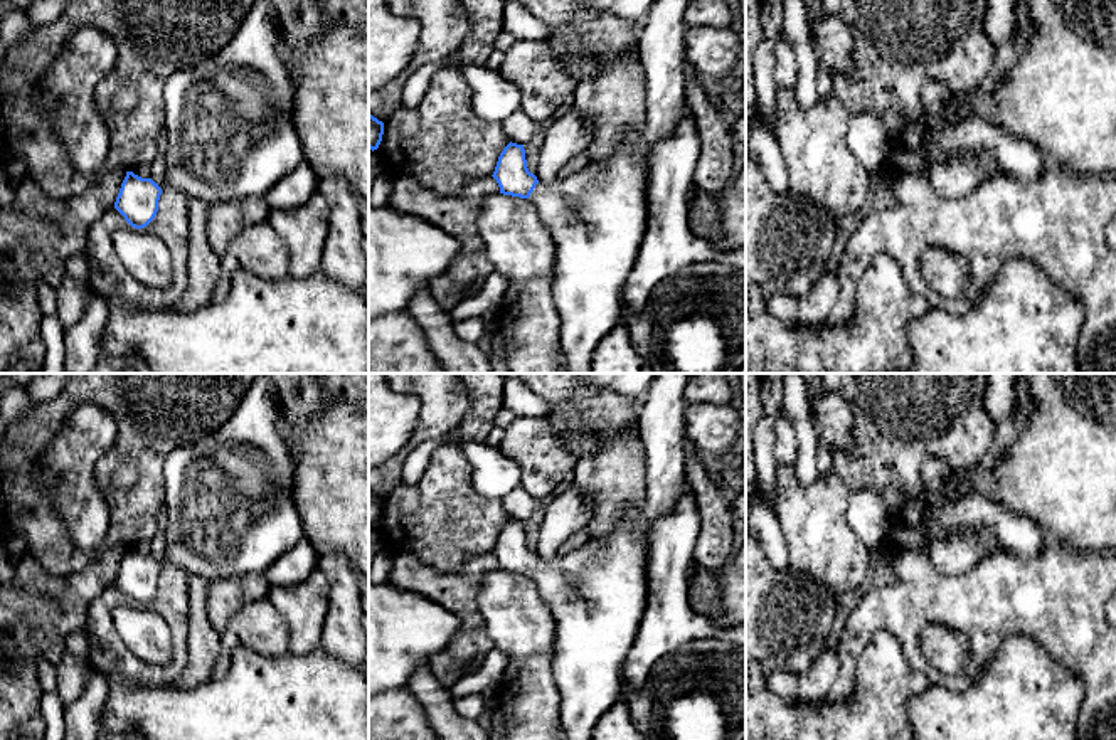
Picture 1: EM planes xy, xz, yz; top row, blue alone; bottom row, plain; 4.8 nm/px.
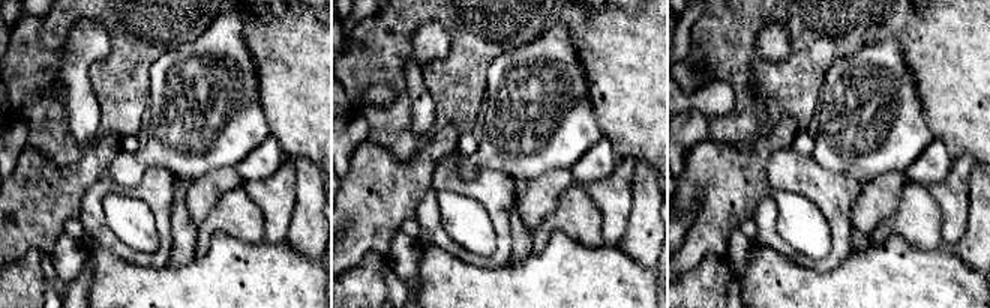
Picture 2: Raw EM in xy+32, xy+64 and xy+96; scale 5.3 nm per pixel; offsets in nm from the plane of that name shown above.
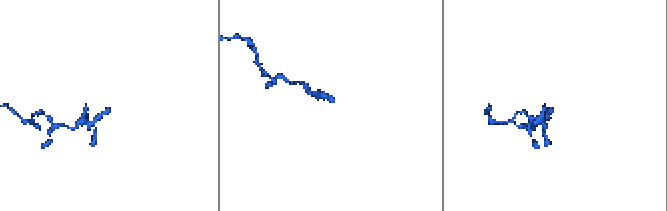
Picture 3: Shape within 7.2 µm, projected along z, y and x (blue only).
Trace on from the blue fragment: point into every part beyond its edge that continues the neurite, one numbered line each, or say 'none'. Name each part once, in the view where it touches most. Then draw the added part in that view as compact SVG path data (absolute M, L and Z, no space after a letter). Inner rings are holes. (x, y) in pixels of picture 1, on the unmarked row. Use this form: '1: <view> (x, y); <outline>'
1: xz (598, 592); M656 373L641 399L638 431L646 456L646 486L641 501L621 511L621 520L611 533L589 536L566 555L539 558L529 574L555 622L552 671L561 693L564 740L591 740L598 720L623 700L623 664L648 599L648 535L651 526L678 503L687 484L683 390L690 377L692 373Z

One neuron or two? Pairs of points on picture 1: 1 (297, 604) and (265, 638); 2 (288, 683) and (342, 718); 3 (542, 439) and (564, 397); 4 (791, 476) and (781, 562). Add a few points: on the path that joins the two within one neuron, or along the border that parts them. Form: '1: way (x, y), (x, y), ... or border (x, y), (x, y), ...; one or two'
1: border (266, 597), (286, 623), (290, 651); two
2: way (302, 697), (315, 710), (329, 710); one
3: border (544, 417), (556, 428), (561, 441), (574, 456); two
4: border (775, 513), (785, 537), (790, 565); two

